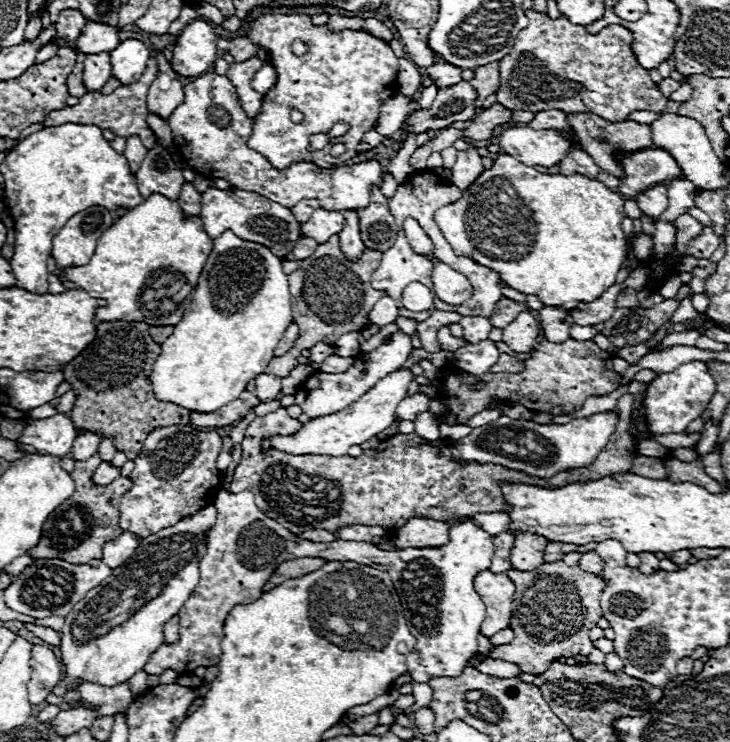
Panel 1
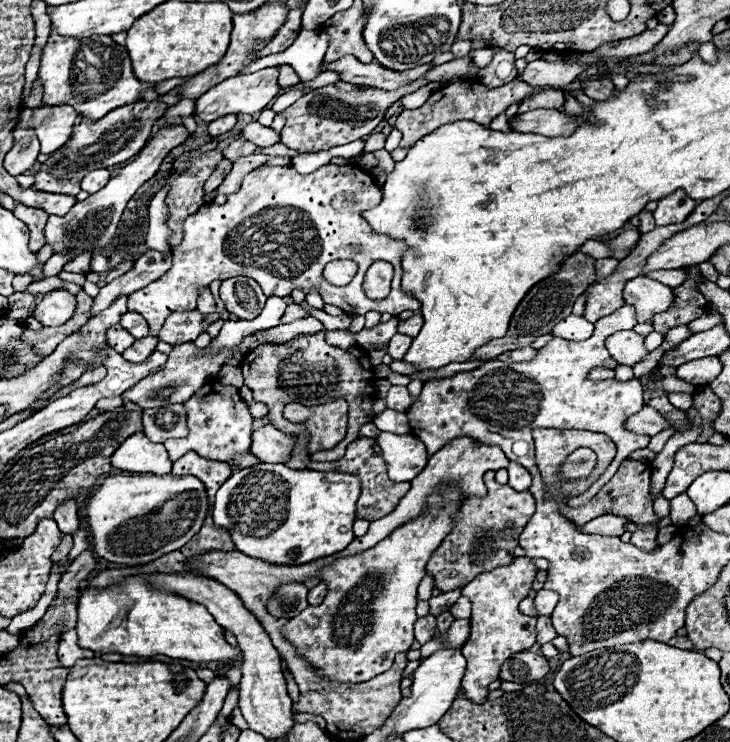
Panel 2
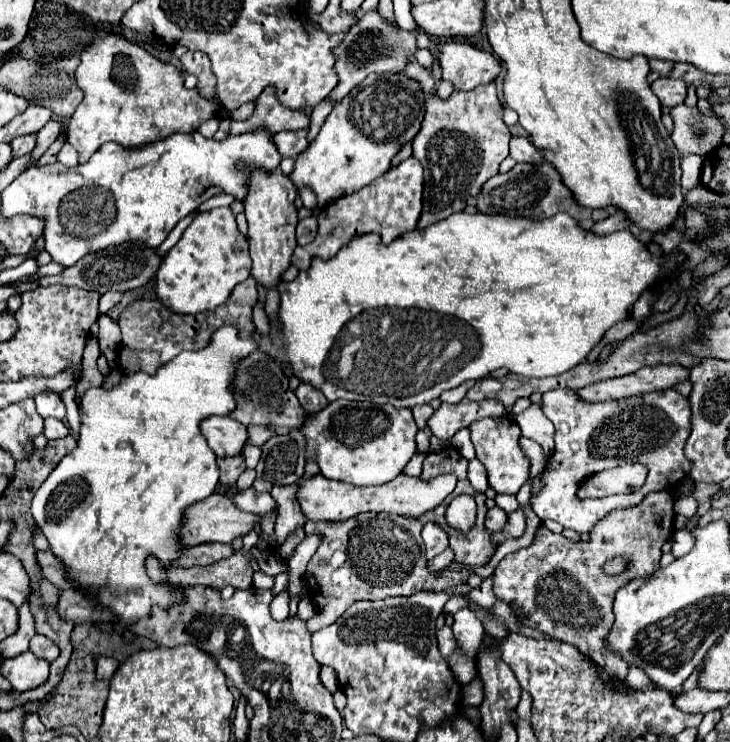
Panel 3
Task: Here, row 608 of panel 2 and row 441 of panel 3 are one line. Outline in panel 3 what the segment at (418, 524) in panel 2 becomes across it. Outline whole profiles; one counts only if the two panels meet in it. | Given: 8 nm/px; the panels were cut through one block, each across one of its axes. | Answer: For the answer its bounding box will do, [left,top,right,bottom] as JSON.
[302,400,418,486]

